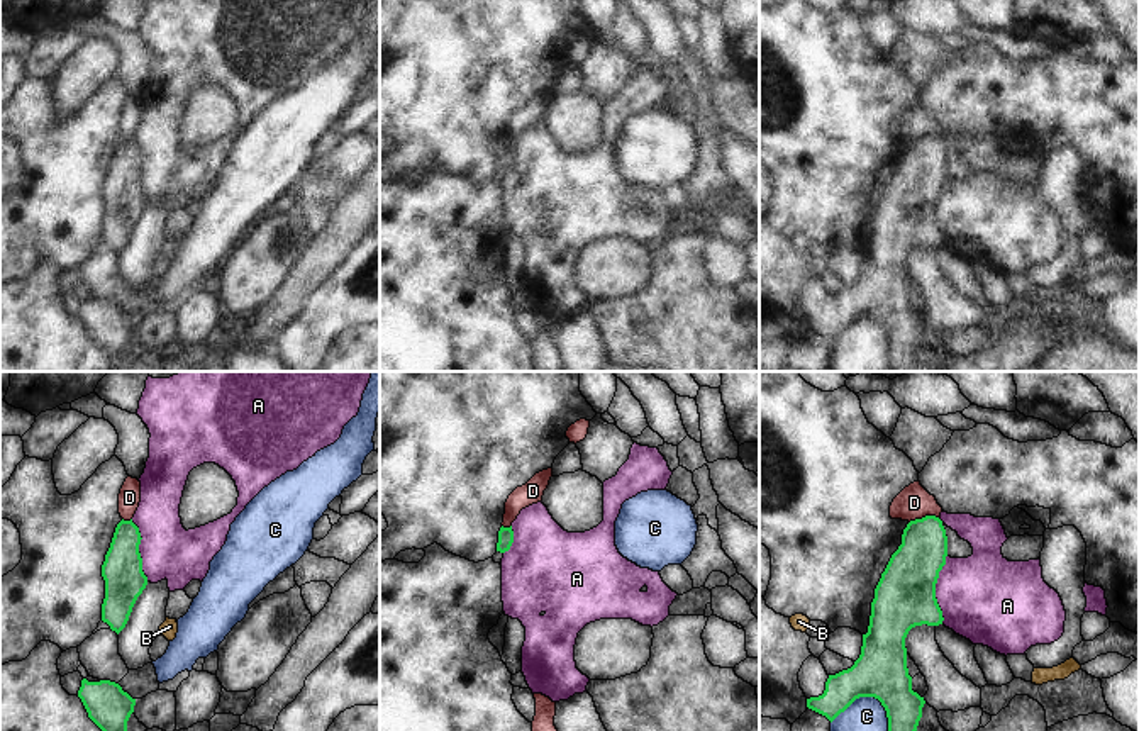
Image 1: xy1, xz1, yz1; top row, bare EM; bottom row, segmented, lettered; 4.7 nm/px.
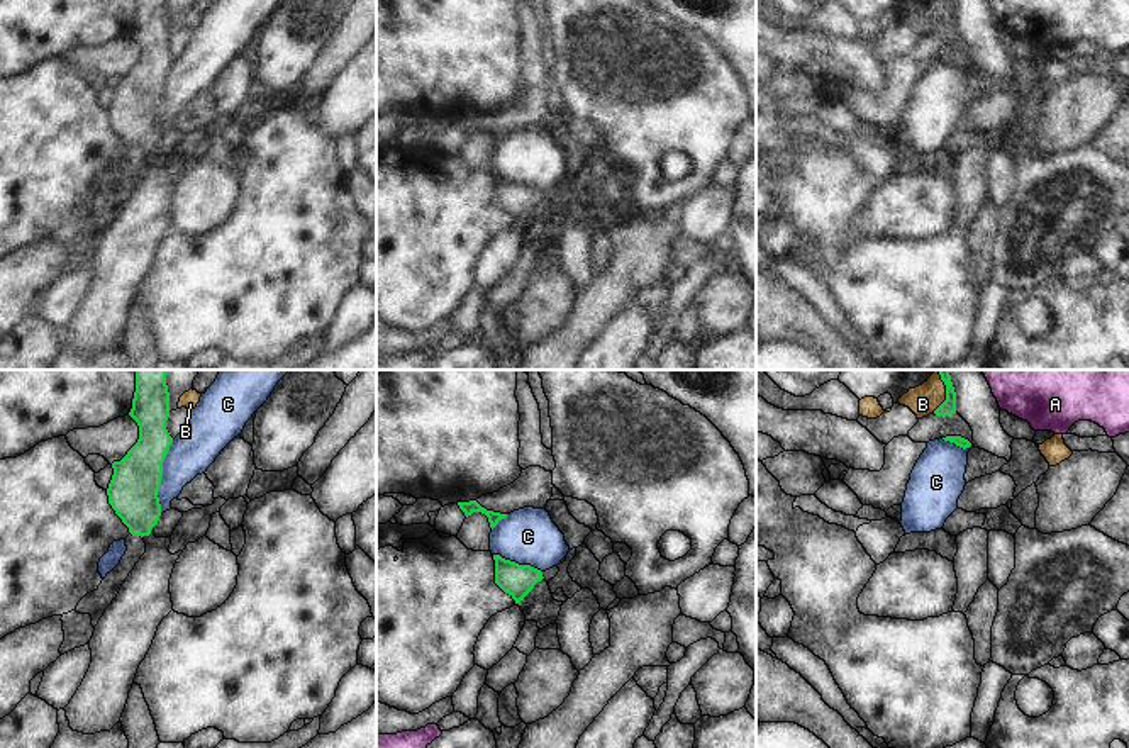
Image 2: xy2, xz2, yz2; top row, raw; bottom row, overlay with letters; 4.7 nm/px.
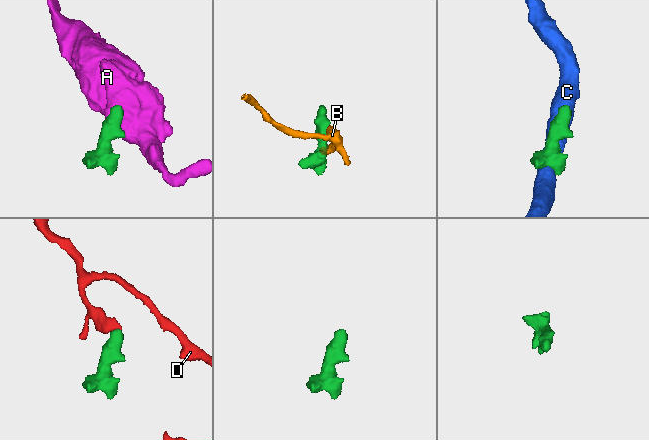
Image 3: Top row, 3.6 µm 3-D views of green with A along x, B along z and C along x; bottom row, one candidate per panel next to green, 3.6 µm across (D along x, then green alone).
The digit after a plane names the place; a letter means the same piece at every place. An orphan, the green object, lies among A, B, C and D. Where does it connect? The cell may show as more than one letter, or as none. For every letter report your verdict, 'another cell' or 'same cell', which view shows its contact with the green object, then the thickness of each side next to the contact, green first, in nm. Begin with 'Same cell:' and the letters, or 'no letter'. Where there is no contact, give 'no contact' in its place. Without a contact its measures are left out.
Same cell: no letter
A: another cell; meets green in yz1; 280 nm thick on the green side, 420 nm on the other
B: another cell; meets green in yz2; 80 nm thick on the green side, 140 nm on the other
C: another cell; meets green in yz1; 240 nm thick on the green side, 280 nm on the other
D: another cell; meets green in yz1; 240 nm thick on the green side, 160 nm on the other

